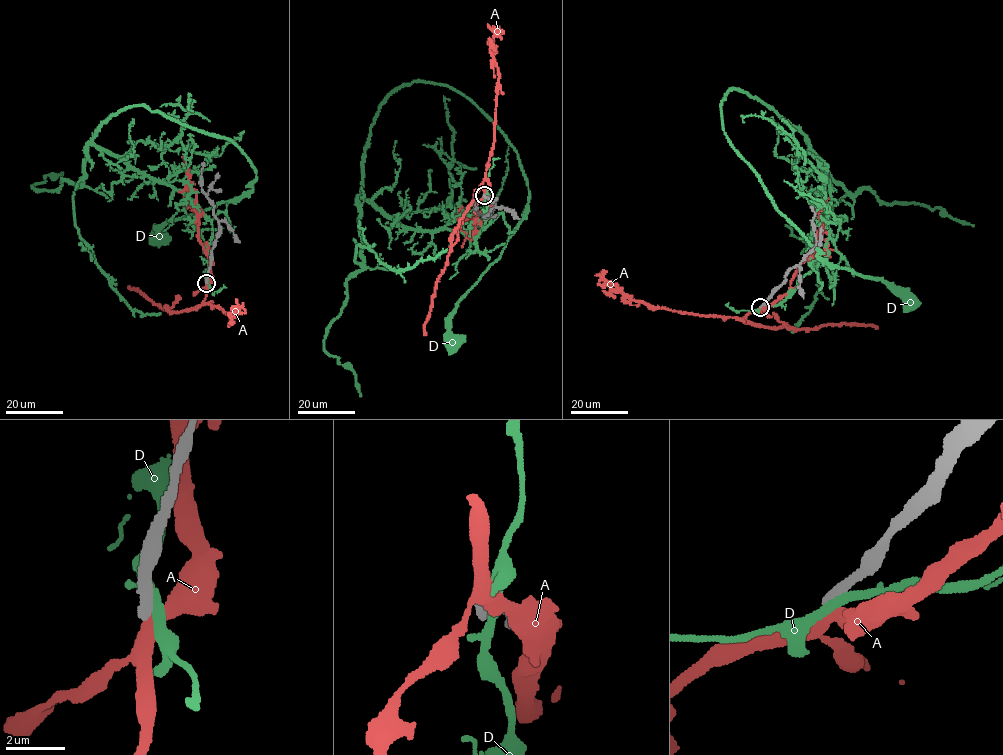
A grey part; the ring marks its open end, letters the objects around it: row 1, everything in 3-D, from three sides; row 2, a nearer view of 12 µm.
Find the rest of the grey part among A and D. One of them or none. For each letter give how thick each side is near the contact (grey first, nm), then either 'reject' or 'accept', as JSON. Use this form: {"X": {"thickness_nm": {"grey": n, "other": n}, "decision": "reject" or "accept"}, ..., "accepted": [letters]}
{"A": {"thickness_nm": {"grey": 300, "other": 480}, "decision": "reject"}, "D": {"thickness_nm": {"grey": 400, "other": 320}, "decision": "reject"}, "accepted": []}

